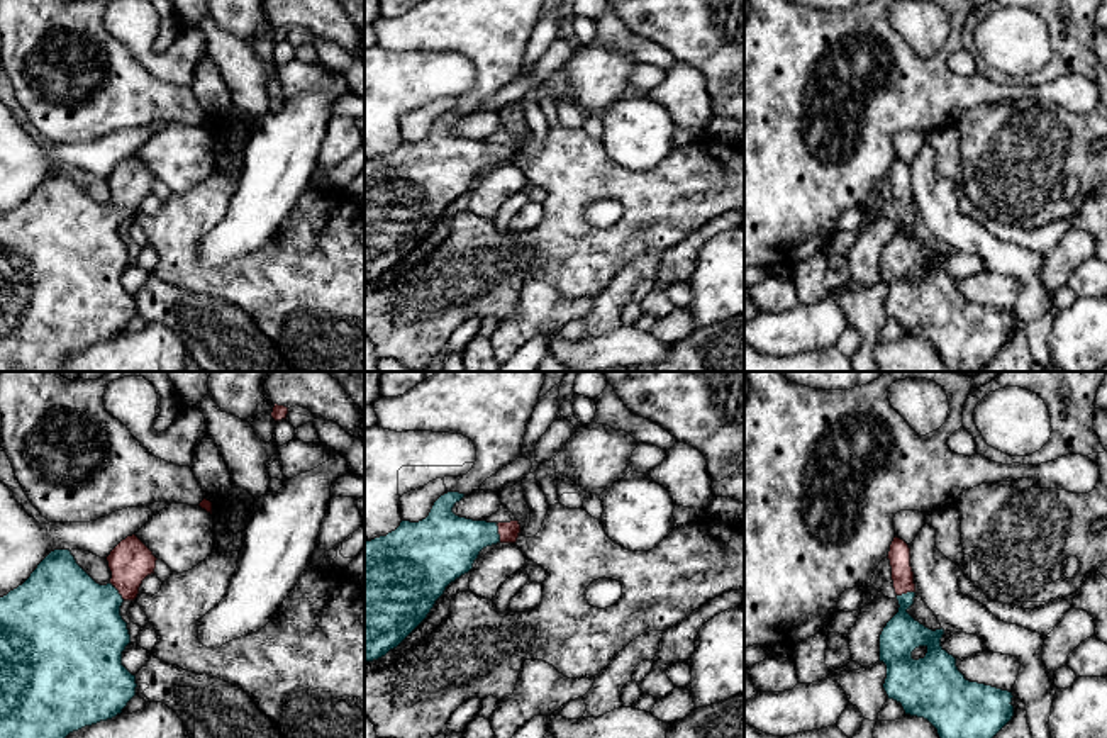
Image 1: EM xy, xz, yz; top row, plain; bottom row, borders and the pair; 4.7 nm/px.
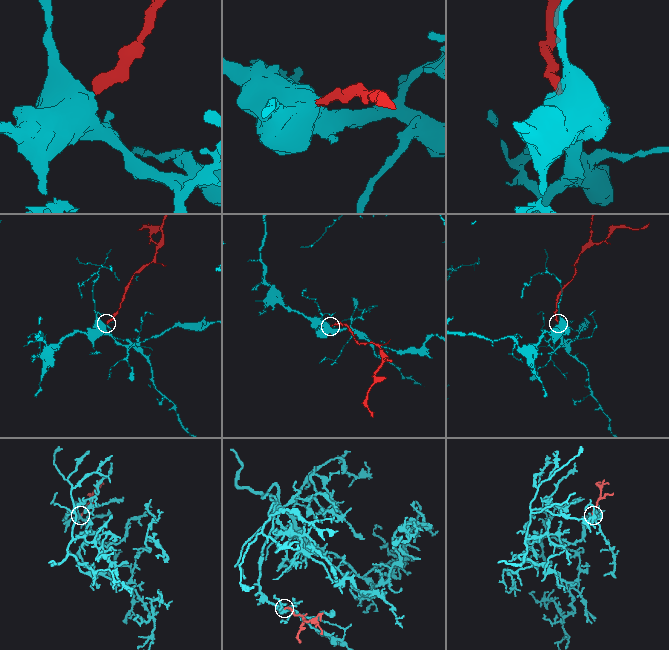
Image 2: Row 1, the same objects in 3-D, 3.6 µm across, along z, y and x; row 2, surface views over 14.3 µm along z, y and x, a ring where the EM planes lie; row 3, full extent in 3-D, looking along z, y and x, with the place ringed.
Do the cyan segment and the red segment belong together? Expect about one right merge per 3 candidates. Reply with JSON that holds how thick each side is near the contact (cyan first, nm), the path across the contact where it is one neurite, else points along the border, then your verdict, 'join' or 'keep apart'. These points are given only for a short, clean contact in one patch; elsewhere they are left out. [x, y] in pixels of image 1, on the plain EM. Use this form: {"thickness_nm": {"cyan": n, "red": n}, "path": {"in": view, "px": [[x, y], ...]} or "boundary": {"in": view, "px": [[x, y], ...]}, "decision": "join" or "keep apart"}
{"thickness_nm": {"cyan": 300, "red": 100}, "path": {"in": "xz", "px": [[446, 165], [480, 153], [497, 153], [509, 151]]}, "decision": "join"}

